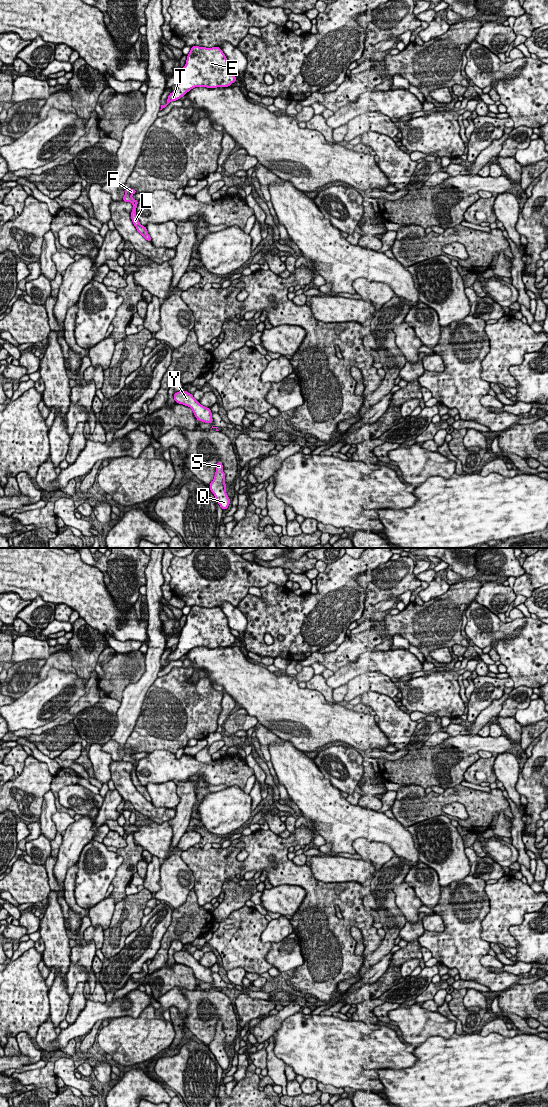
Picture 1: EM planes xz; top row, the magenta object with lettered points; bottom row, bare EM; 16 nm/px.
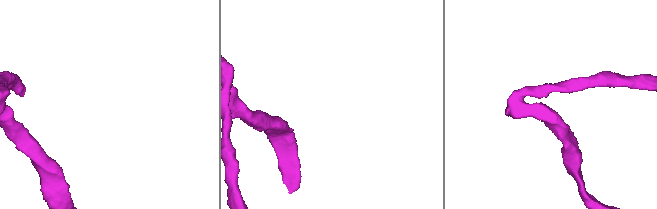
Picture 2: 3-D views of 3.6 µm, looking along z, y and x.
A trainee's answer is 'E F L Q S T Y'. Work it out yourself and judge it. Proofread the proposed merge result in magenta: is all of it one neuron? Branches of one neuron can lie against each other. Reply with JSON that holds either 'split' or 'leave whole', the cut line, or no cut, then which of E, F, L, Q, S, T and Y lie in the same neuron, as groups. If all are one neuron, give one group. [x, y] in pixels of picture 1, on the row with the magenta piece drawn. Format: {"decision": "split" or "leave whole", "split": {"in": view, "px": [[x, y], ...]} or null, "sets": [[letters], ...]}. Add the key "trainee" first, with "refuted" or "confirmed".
{"trainee": "confirmed", "decision": "leave whole", "split": null, "sets": [["E", "F", "L", "Q", "S", "T", "Y"]]}

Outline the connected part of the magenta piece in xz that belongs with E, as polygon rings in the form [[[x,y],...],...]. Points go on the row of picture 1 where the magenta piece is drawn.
[[[192,46],[190,53],[186,56],[186,64],[182,68],[176,90],[171,92],[167,98],[167,104],[161,105],[161,109],[165,108],[171,101],[179,100],[195,87],[229,87],[237,81],[237,78],[230,72],[228,60],[220,47],[199,47]]]

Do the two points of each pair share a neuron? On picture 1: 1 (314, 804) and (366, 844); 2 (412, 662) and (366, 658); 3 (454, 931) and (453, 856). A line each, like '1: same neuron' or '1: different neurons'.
1: different neurons
2: same neuron
3: different neurons

